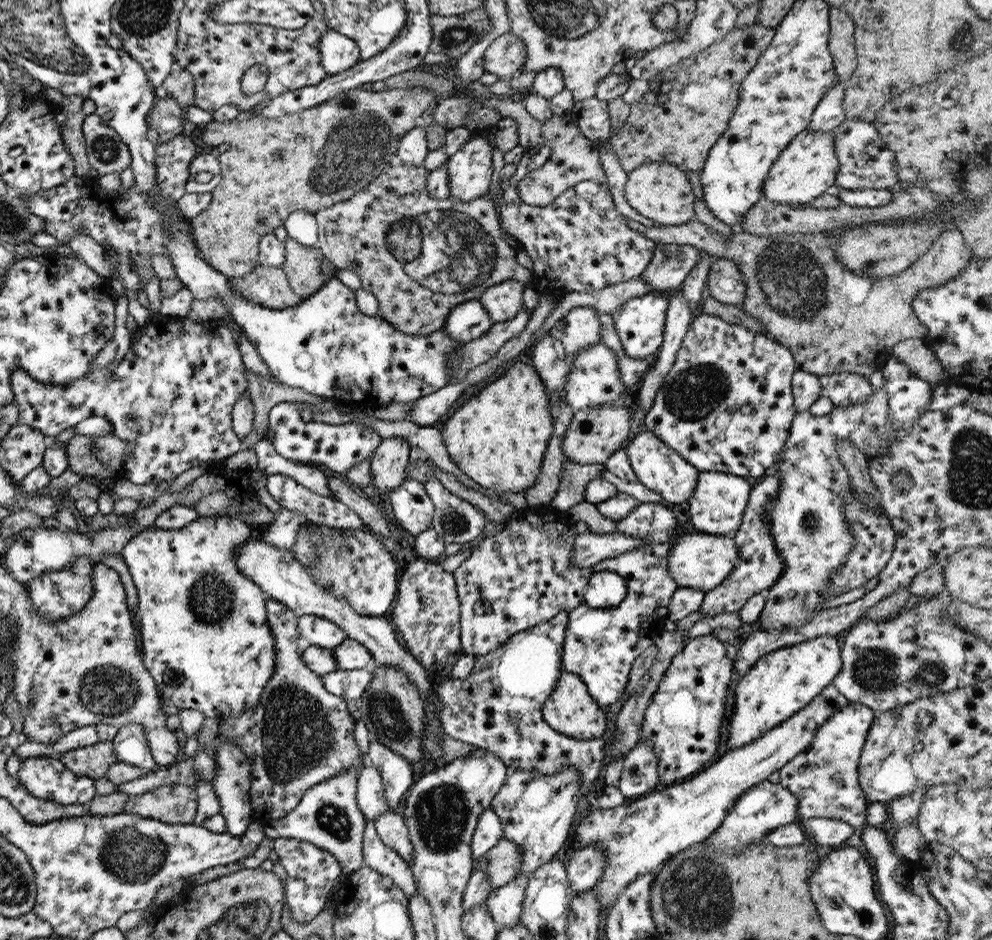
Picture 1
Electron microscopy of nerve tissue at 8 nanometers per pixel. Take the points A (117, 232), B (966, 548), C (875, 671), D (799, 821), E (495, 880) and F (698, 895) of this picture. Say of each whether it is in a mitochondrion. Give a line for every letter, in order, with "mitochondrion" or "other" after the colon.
A: other
B: other
C: mitochondrion
D: other
E: other
F: mitochondrion

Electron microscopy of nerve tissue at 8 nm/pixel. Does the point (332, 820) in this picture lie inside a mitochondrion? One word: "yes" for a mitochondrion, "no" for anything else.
yes

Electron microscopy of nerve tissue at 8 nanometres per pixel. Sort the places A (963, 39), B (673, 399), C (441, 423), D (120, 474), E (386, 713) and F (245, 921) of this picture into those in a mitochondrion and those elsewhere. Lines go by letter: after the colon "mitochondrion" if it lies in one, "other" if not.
A: mitochondrion
B: mitochondrion
C: other
D: other
E: mitochondrion
F: mitochondrion

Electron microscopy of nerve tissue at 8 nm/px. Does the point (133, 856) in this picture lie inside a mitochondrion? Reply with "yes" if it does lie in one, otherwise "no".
yes

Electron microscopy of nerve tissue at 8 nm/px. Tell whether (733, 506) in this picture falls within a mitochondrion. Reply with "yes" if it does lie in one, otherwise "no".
no

